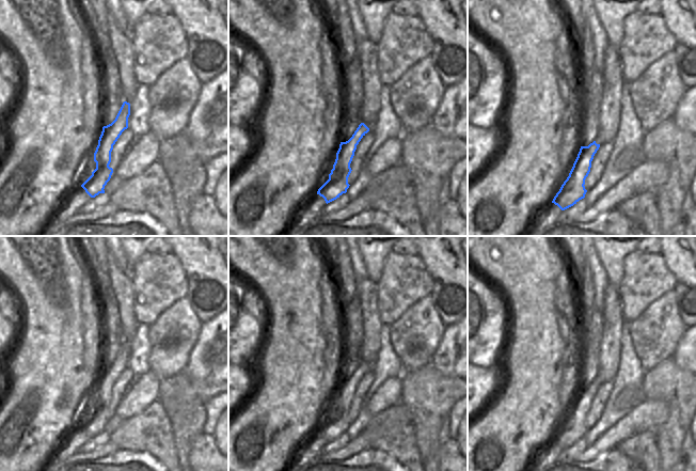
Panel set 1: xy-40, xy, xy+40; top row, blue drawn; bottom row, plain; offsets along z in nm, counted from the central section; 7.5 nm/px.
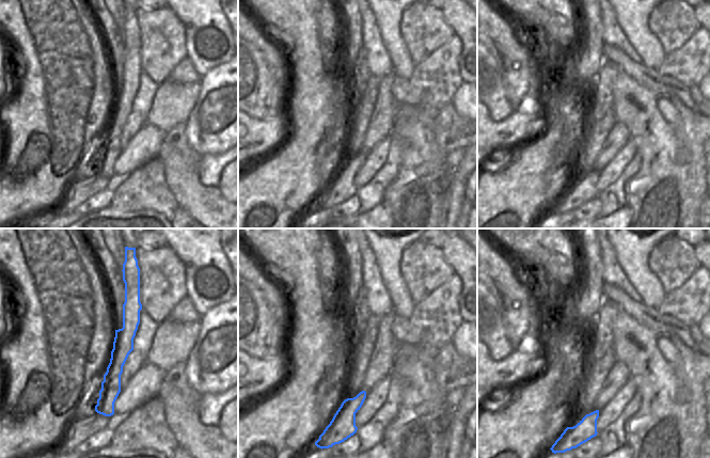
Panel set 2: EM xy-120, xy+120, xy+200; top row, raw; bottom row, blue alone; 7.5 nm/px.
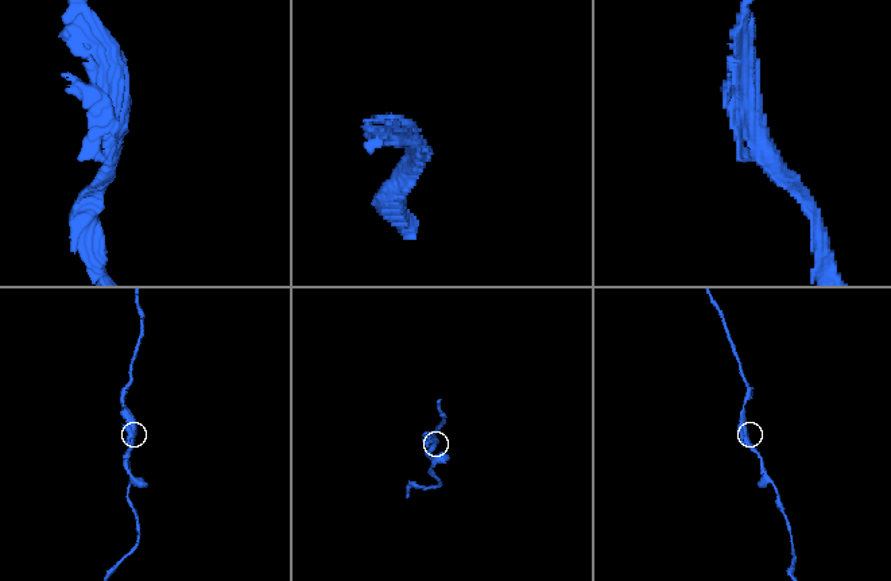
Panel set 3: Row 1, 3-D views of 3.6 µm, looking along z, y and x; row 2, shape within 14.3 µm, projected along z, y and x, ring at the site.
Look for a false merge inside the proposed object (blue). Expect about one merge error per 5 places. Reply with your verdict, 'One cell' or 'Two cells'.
One cell

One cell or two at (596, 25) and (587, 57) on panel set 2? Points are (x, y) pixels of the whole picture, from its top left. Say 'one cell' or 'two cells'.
one cell

